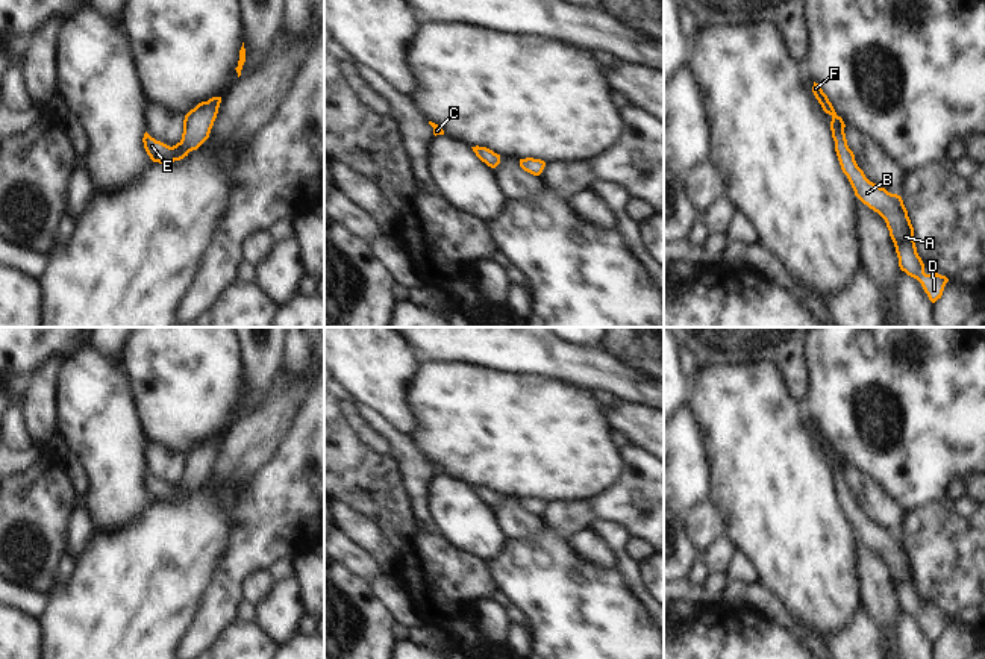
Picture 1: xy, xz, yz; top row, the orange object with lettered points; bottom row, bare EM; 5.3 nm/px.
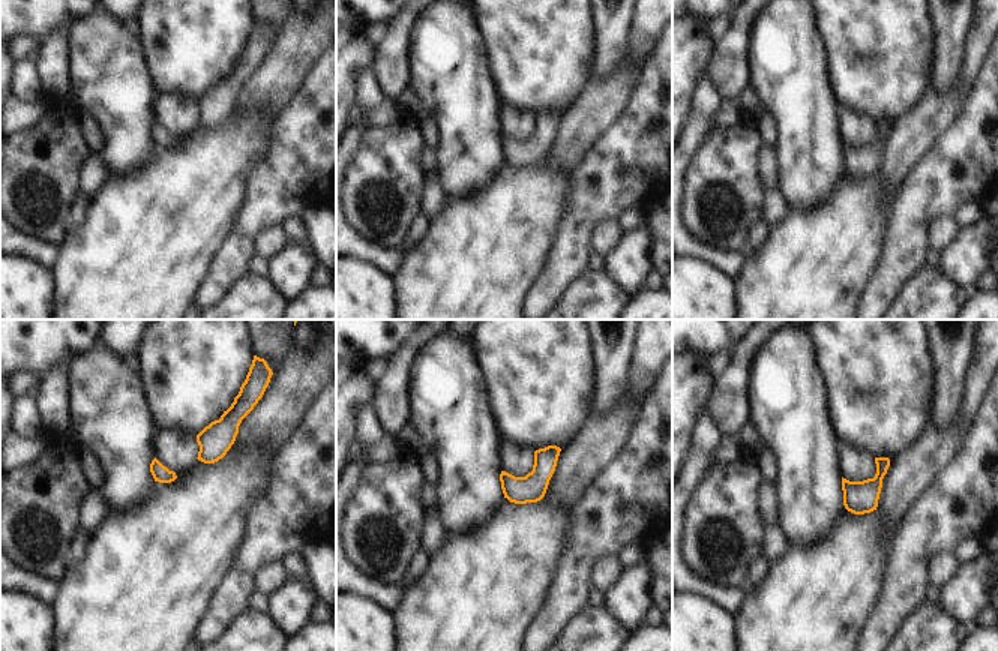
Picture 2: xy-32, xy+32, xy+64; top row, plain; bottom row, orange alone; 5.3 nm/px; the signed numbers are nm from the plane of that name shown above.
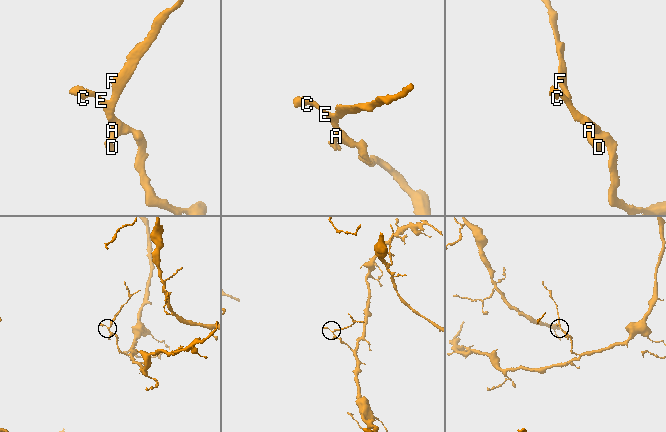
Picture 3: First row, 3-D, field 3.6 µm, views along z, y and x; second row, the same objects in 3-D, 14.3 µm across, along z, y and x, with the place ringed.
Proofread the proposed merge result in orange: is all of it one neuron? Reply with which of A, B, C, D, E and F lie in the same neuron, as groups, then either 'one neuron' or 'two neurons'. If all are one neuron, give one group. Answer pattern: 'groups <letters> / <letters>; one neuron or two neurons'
groups A B C D E F; one neuron

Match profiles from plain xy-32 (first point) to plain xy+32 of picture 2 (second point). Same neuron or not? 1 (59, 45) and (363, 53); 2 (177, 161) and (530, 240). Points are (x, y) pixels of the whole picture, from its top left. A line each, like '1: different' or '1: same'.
1: different
2: same

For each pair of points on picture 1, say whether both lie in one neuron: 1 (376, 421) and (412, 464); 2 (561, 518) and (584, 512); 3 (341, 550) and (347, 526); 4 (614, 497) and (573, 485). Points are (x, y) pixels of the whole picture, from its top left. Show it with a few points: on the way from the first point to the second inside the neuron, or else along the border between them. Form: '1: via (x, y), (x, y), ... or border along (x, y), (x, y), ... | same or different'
1: via (387, 431), (406, 453) | same
2: via (567, 517), (578, 514) | same
3: border along (340, 530), (373, 556) | different
4: border along (620, 464), (617, 477), (588, 500) | different

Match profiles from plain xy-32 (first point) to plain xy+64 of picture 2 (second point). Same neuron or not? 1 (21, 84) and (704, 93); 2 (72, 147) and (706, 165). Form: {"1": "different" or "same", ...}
{"1": "same", "2": "same"}

